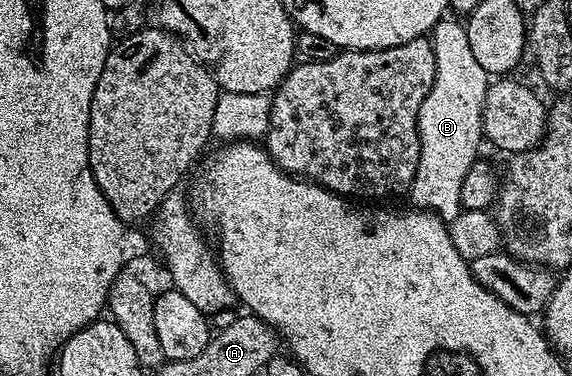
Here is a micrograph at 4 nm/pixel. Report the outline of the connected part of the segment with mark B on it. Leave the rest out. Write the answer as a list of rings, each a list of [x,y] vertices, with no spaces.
[[[444,17],[432,32],[436,75],[424,105],[418,114],[418,137],[420,141],[420,161],[416,165],[416,177],[412,181],[408,198],[415,208],[439,215],[444,221],[458,216],[460,205],[460,185],[464,176],[479,158],[478,146],[483,146],[482,106],[488,86],[488,76],[484,65],[476,61],[472,45],[468,45],[465,22]]]

